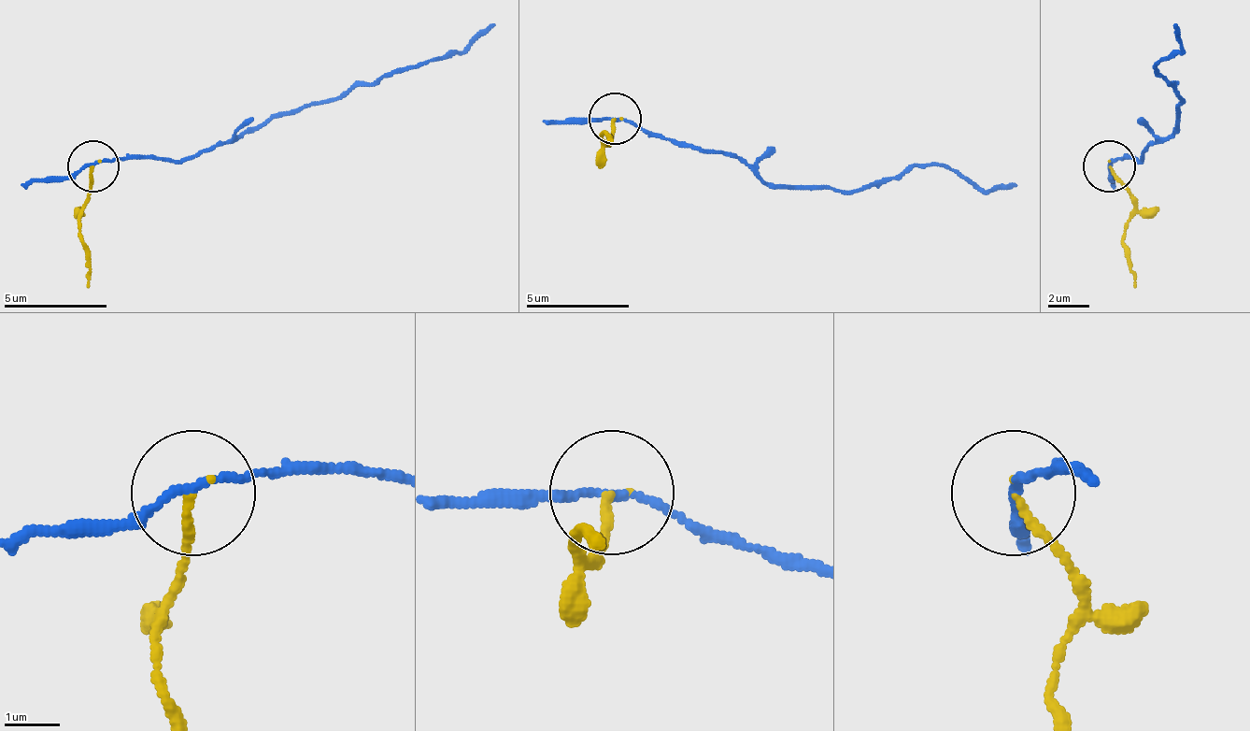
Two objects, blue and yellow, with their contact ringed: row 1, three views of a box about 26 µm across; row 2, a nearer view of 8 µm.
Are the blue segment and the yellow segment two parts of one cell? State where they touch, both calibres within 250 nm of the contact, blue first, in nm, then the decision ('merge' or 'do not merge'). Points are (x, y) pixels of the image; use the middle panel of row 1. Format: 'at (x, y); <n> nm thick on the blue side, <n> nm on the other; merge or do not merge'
at (615, 118); 130 nm thick on the blue side, 140 nm on the other; do not merge

